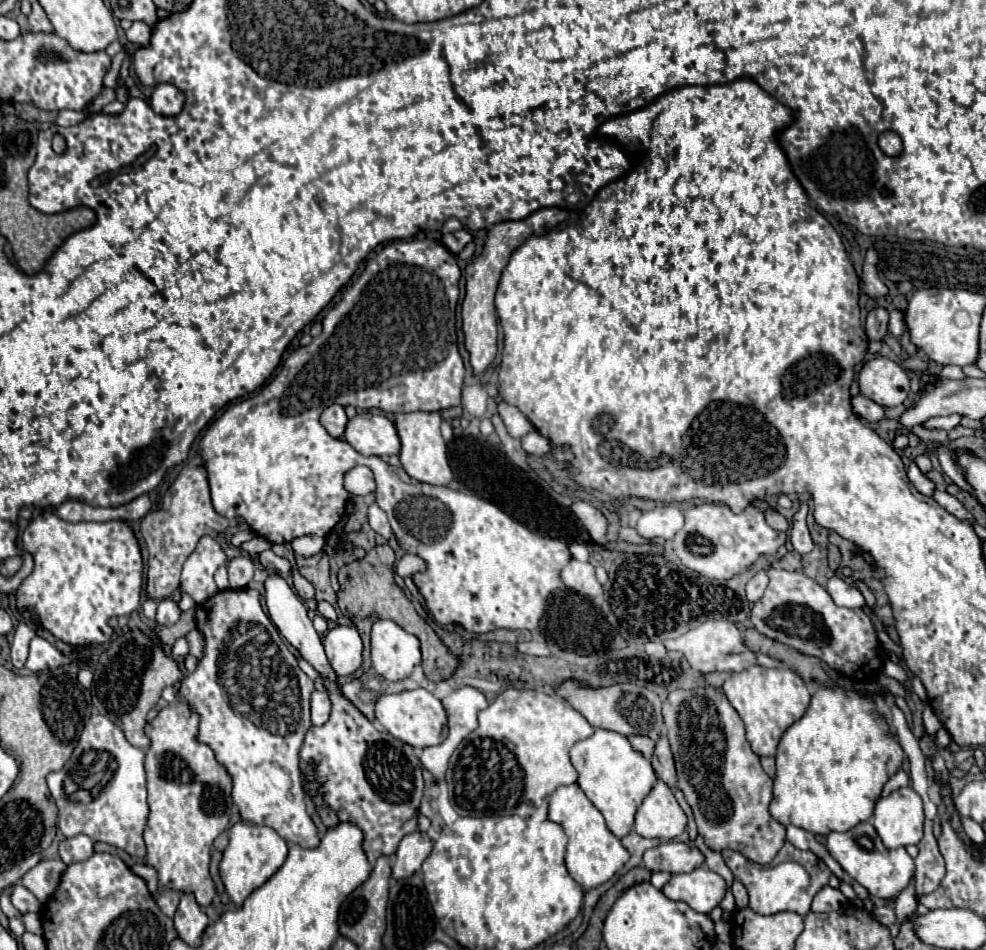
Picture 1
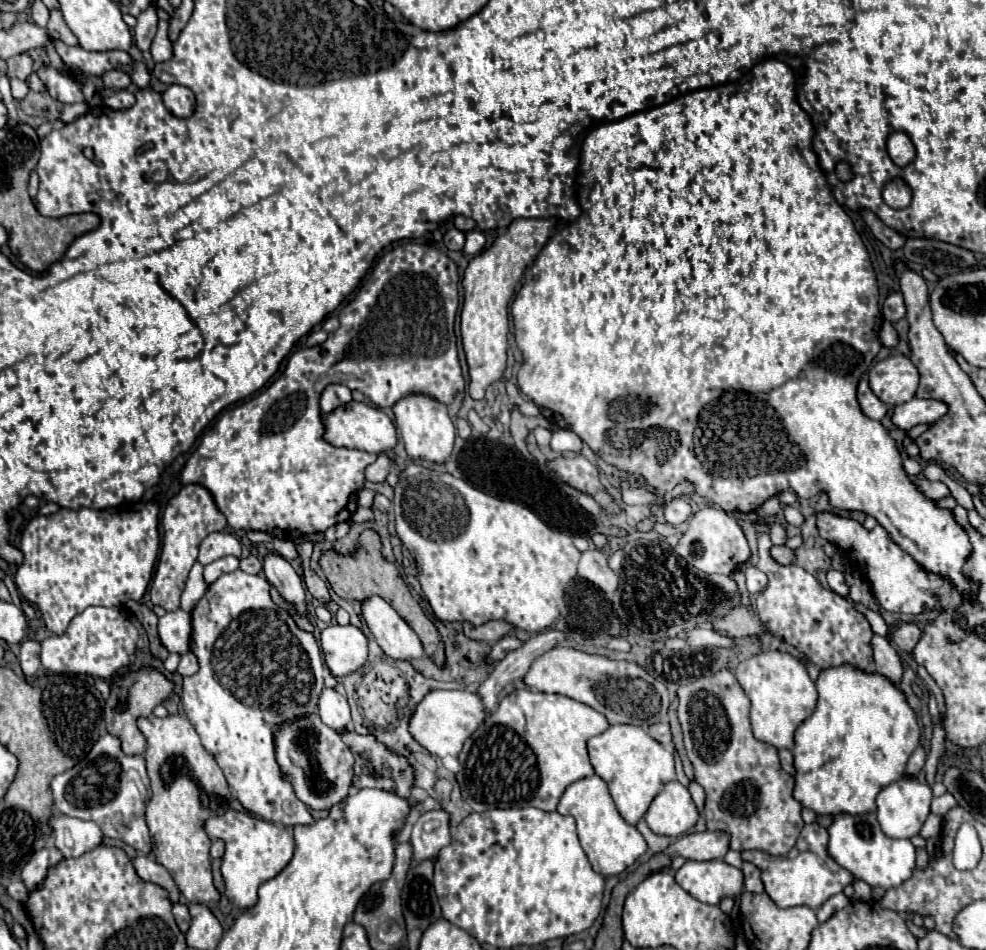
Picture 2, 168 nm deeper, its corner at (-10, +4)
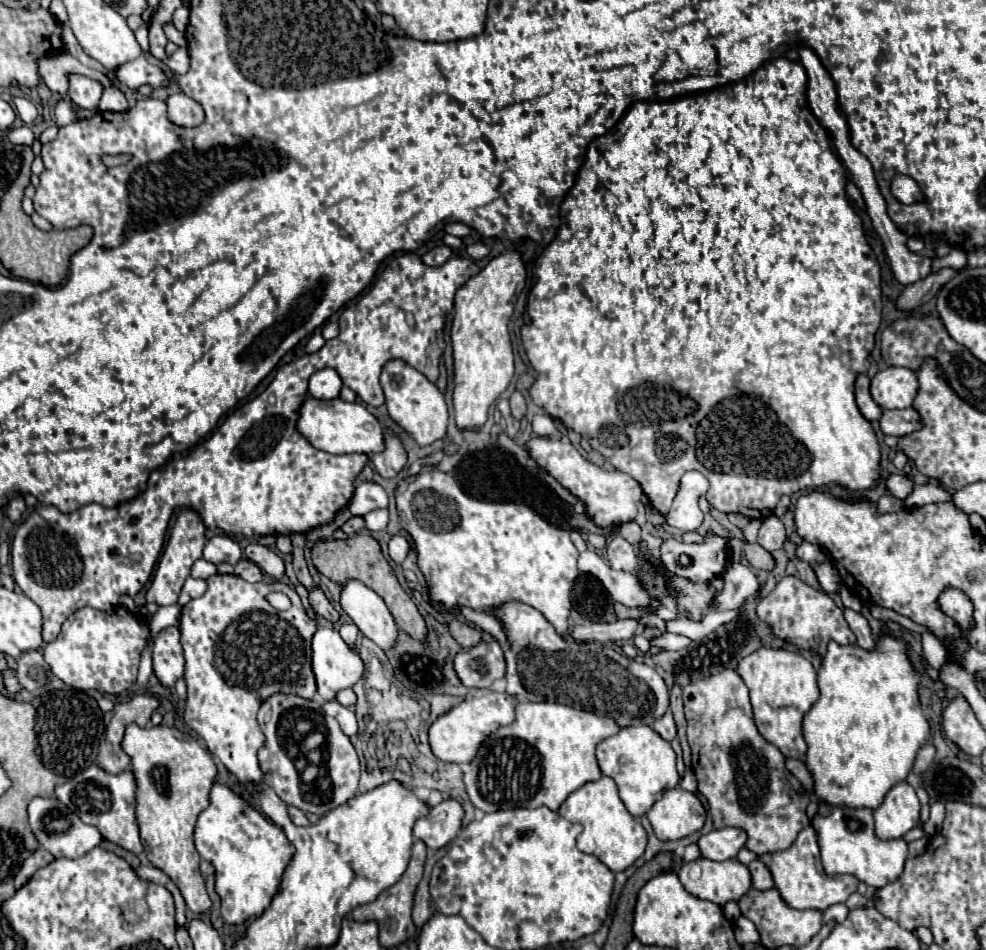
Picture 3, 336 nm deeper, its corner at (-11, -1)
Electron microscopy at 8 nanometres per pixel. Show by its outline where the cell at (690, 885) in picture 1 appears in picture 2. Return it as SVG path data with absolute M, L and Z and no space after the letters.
M721 858L709 862L685 862L675 872L675 882L705 904L719 904L721 898L735 898L743 892L743 872Z

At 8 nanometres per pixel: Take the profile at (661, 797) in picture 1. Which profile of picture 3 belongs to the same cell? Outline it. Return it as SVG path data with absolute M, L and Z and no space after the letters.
M668 789L646 813L660 841L676 841L704 827L706 811L700 799L684 789Z

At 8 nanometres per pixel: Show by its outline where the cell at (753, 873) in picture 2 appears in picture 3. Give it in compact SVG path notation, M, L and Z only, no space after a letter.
M754 859L754 861L748 865L748 869L750 869L750 873L752 873L752 885L754 885L756 889L766 891L766 889L774 887L774 879L772 879L768 867L766 867L760 859Z

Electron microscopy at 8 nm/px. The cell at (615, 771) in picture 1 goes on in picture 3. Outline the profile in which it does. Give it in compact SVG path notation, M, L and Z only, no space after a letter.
M648 725L620 729L620 733L604 739L598 745L596 757L600 771L616 781L620 799L624 801L632 817L642 817L662 797L666 789L676 787L680 781L674 749Z

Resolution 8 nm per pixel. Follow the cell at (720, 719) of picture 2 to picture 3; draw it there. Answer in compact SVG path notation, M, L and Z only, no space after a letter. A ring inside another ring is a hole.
M724 669L712 677L706 677L704 681L694 681L692 685L686 685L684 713L688 719L688 743L692 747L692 769L698 779L698 791L708 799L716 829L728 823L744 829L748 833L746 849L754 851L756 855L788 849L796 841L798 833L810 825L806 817L806 807L810 799L800 781L786 769L784 755L758 733L752 719L748 687L744 685L738 671ZM732 787L738 789L736 797L732 797Z

